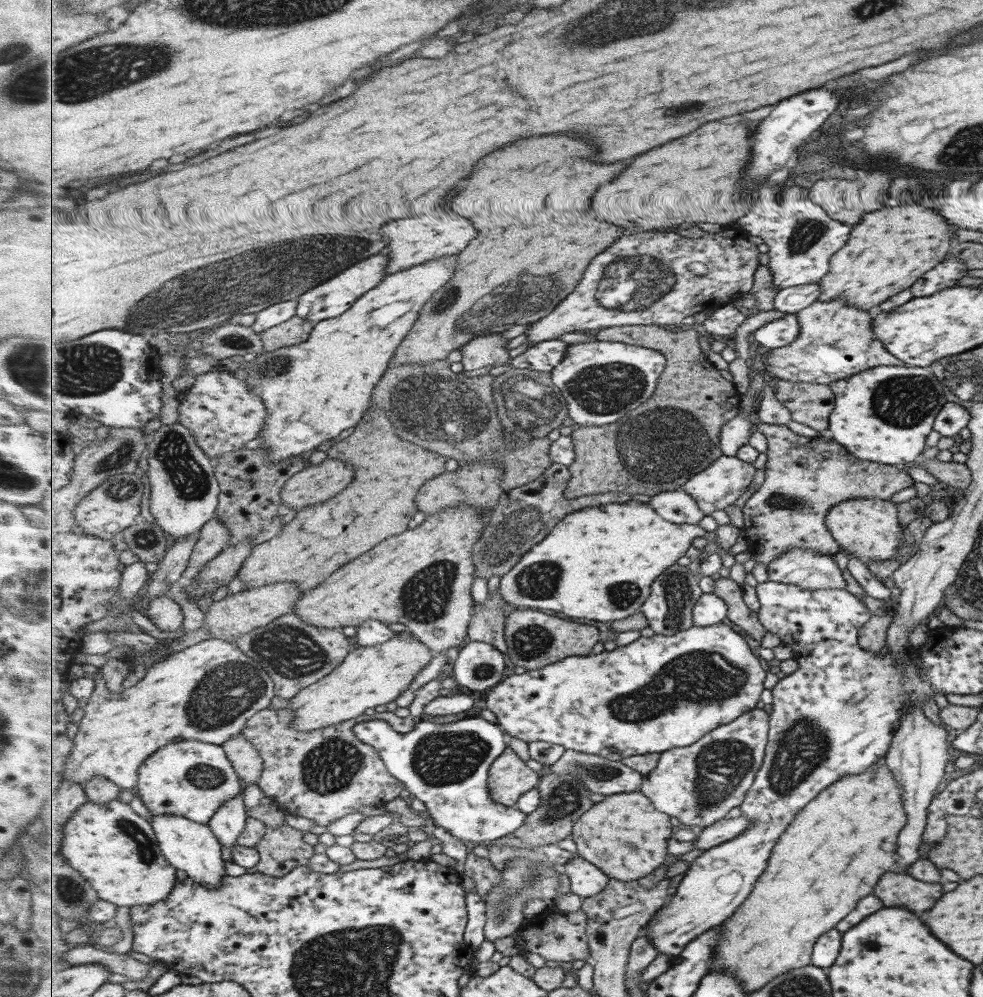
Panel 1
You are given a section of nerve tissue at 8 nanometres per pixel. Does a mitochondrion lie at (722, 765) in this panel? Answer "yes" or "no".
yes

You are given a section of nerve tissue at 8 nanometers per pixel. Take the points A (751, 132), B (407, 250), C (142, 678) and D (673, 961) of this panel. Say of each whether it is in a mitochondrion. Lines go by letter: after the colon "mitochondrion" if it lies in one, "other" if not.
A: other
B: other
C: other
D: other

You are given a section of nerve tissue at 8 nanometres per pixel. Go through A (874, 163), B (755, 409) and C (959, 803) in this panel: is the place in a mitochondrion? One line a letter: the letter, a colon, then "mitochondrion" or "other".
A: other
B: other
C: other

